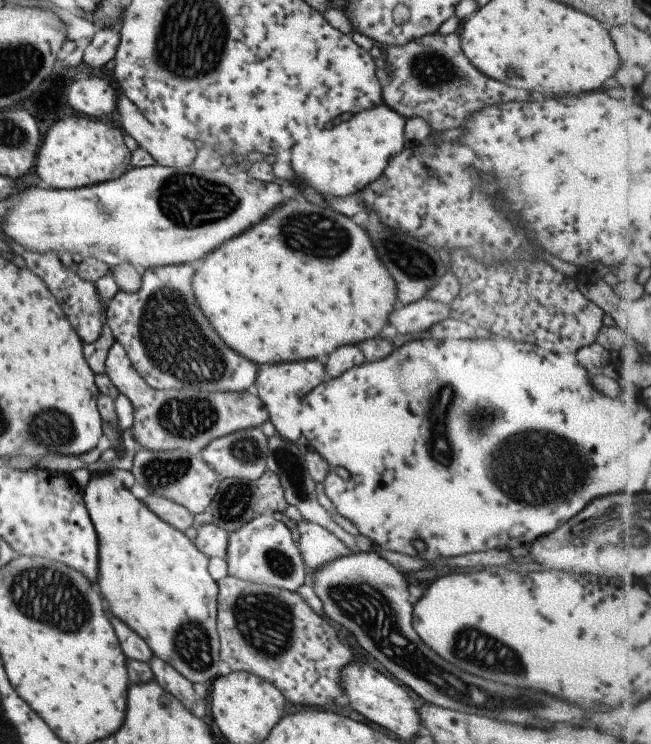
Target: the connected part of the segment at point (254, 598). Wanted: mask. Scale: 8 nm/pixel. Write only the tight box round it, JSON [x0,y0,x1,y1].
[217,575,352,706]

